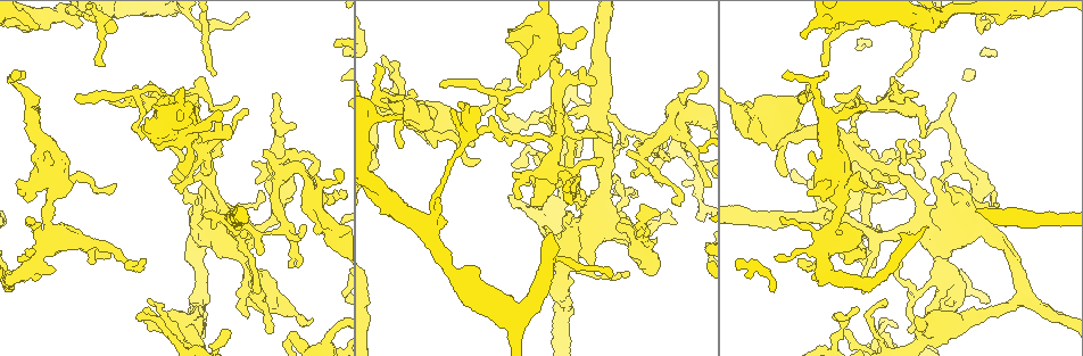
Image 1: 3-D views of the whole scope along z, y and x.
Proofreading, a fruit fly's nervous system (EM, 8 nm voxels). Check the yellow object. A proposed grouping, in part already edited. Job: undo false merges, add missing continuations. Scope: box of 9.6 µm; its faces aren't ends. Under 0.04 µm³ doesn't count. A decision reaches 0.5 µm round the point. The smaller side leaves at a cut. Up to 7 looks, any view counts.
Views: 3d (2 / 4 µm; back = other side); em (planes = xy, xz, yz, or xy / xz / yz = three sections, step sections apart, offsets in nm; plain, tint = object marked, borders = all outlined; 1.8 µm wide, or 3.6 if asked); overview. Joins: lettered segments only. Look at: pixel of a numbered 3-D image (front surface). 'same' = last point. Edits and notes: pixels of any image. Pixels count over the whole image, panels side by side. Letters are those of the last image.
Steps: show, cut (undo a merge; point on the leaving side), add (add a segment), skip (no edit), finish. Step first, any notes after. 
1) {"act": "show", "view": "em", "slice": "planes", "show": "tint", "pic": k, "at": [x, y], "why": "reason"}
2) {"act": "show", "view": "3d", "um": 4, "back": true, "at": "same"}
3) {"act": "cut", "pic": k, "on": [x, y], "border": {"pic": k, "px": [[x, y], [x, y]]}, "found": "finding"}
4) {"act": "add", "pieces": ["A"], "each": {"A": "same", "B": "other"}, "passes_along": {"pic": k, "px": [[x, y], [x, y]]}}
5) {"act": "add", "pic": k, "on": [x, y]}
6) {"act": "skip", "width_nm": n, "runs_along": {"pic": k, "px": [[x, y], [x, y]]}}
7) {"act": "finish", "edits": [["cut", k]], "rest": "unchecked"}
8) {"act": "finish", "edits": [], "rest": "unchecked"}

{"act": "show", "view": "3d", "um": 4, "pic": 1, "at": [224, 331], "why": "an open end"}

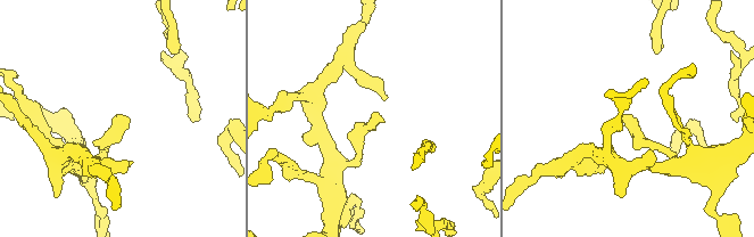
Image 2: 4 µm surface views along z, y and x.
{"act": "show", "view": "em", "slice": "planes", "show": "borders", "pic": 2, "at": [626, 117], "why": "need the tissue"}

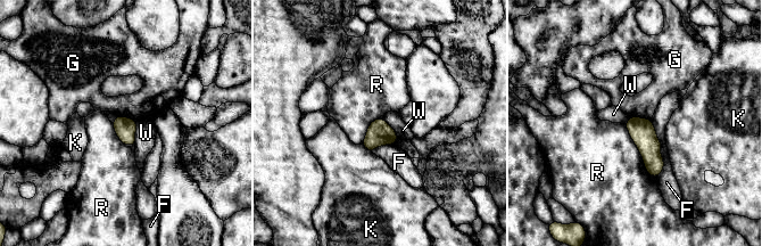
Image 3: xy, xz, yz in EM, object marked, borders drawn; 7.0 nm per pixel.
{"act": "skip", "longest_contact_nm": ["R", 440], "each": {"F": "other", "G": "other", "K": "other", "R": "other", "W": "other"}, "border": {"pic": 3, "px": [[137, 122], [134, 144]]}, "found": "none of them fits"}

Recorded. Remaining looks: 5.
{"act": "show", "view": "em", "slice": "xz", "step": 16, "show": "borders", "pic": 1, "at": [153, 105], "why": "thick end"}

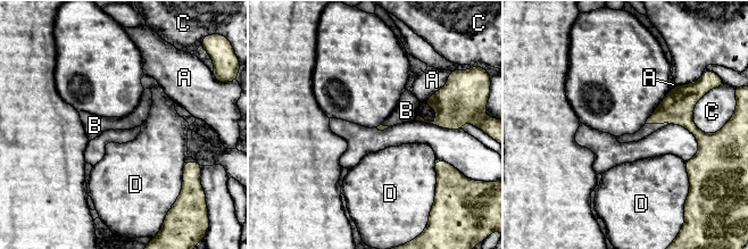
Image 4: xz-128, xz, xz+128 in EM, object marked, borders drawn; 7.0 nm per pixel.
{"act": "show", "view": "em", "slice": "planes", "show": "borders", "at": "same"}

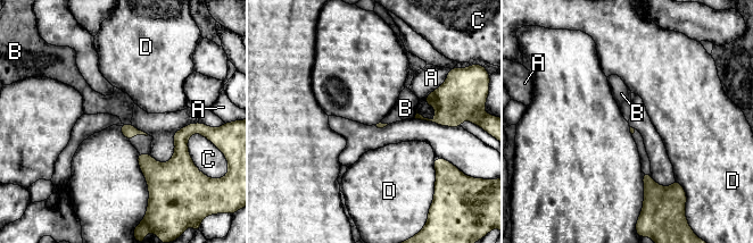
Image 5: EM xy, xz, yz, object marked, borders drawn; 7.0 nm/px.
{"act": "skip", "each": {"A": "other", "B": "other", "C": "other", "D": "other"}, "border": {"pic": 5, "px": [[416, 108], [416, 114], [413, 117]]}, "found": "none of them fits"}

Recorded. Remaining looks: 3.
{"act": "show", "view": "em", "slice": "xz", "step": 4, "show": "borders", "pic": 1, "at": [377, 108], "why": "abrupt turn"}

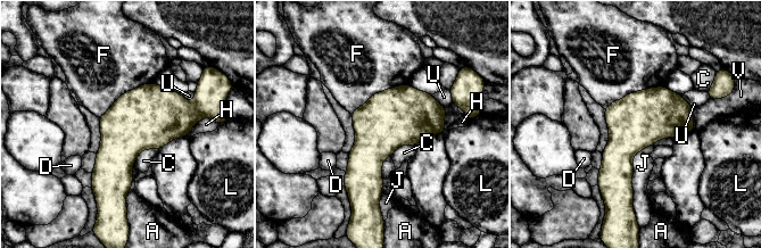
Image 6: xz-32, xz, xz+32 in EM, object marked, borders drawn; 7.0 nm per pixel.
{"act": "skip", "each": {"A": "other", "C": "other", "D": "other", "F": "other", "H": "other", "J": "other", "L": "other", "U": "other", "V": "other"}, "border": {"pic": 6, "px": [[673, 137], [634, 156], [631, 206]]}, "found": "all the same neuron"}

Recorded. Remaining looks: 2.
{"act": "finish", "edits": [], "rest": "unchecked"}

